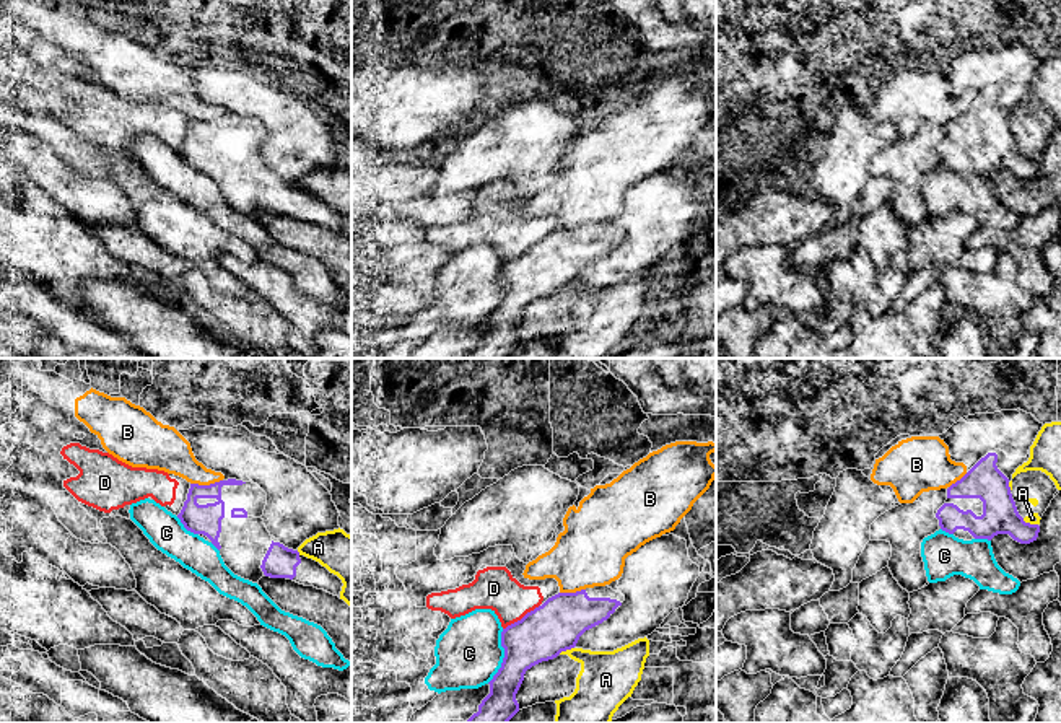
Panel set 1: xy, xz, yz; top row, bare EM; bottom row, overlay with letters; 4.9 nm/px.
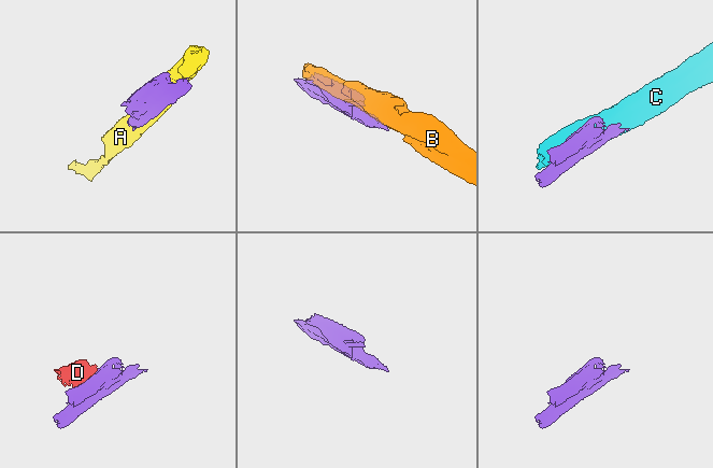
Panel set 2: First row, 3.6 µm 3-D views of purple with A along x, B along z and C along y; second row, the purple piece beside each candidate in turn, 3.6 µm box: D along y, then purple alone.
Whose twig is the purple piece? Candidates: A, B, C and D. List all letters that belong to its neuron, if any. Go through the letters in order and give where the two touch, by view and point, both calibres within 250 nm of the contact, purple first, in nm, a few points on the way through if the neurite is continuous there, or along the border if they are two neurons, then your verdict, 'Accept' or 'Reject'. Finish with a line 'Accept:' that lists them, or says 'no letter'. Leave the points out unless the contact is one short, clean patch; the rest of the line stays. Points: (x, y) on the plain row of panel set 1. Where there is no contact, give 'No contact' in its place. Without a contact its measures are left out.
A: Touches purple at xz (565, 285). Thickness 260 nm (purple) against 280 nm. Reject
B: Touches purple at xy (205, 121). Thickness 150 nm (purple) against 200 nm. Boundary: xy (222, 114), (212, 119), (191, 119). Reject
C: Touches purple at xz (505, 292). Thickness 260 nm (purple) against 320 nm. Reject
D: Touches purple at xz (523, 253). Thickness 260 nm (purple) against 220 nm. Boundary: xz (539, 240), (503, 264). Reject
Accept: no letter

